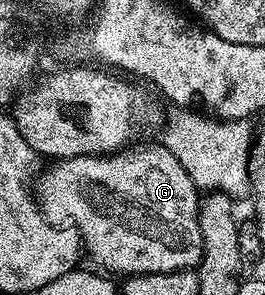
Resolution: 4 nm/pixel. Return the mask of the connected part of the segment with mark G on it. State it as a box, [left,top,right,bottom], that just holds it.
[34,144,202,275]

